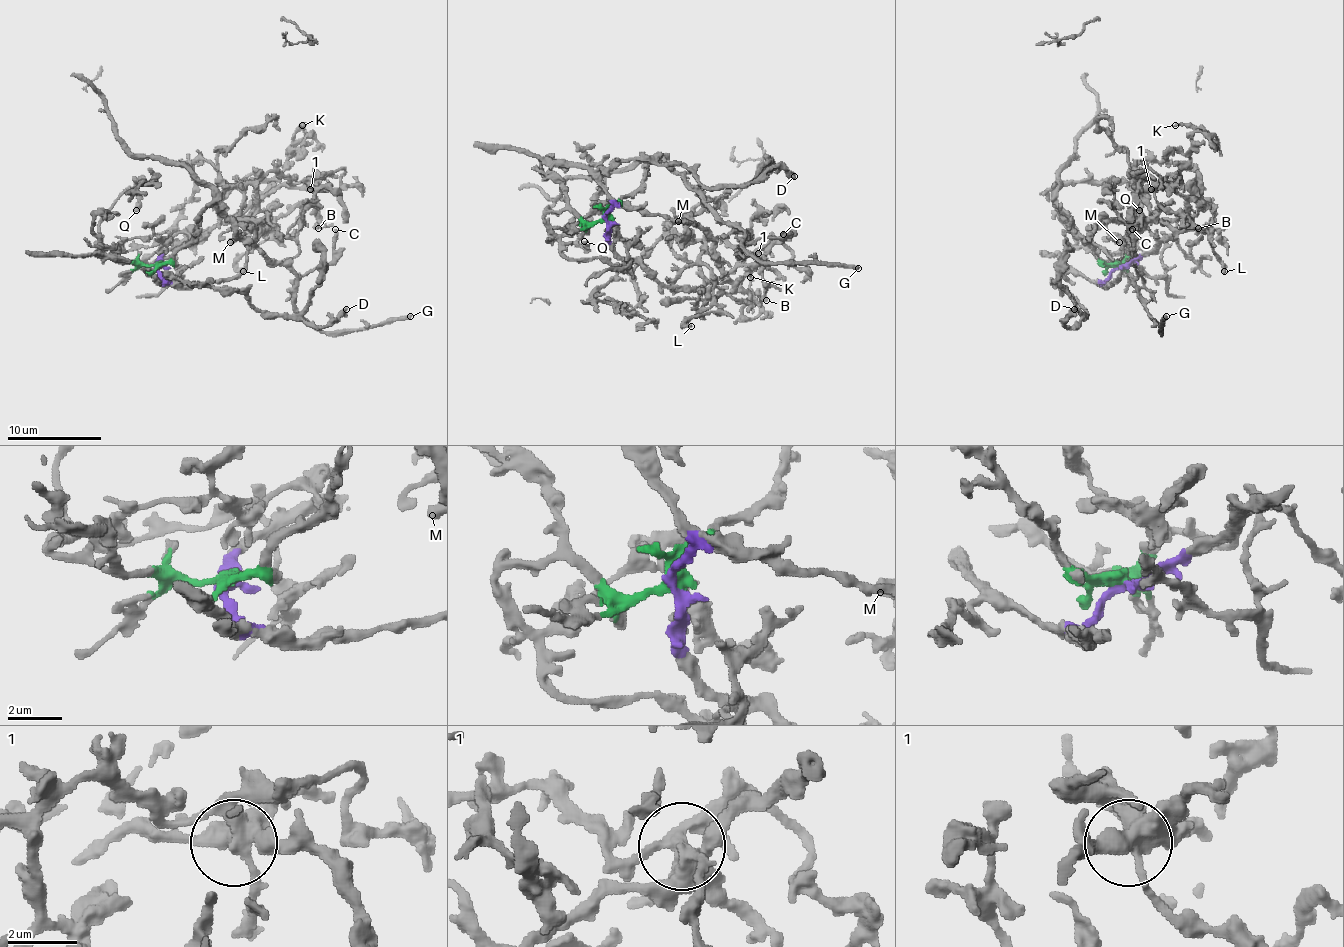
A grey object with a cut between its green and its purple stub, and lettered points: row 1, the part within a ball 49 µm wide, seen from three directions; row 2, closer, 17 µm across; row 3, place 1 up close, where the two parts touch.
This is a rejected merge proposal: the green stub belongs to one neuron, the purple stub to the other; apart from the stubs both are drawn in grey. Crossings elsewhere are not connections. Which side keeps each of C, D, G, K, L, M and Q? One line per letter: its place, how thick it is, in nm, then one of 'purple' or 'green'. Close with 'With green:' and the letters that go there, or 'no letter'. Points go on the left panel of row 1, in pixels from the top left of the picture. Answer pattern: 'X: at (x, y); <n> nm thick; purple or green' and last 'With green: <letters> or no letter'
C: at (335, 229); 240 nm thick; green
D: at (346, 309); 460 nm thick; purple
G: at (410, 316); 320 nm thick; green
K: at (302, 125); 220 nm thick; green
L: at (243, 271); 280 nm thick; green
M: at (230, 242); 480 nm thick; purple
Q: at (136, 210); 360 nm thick; green
With green: C, G, K, L, Q

